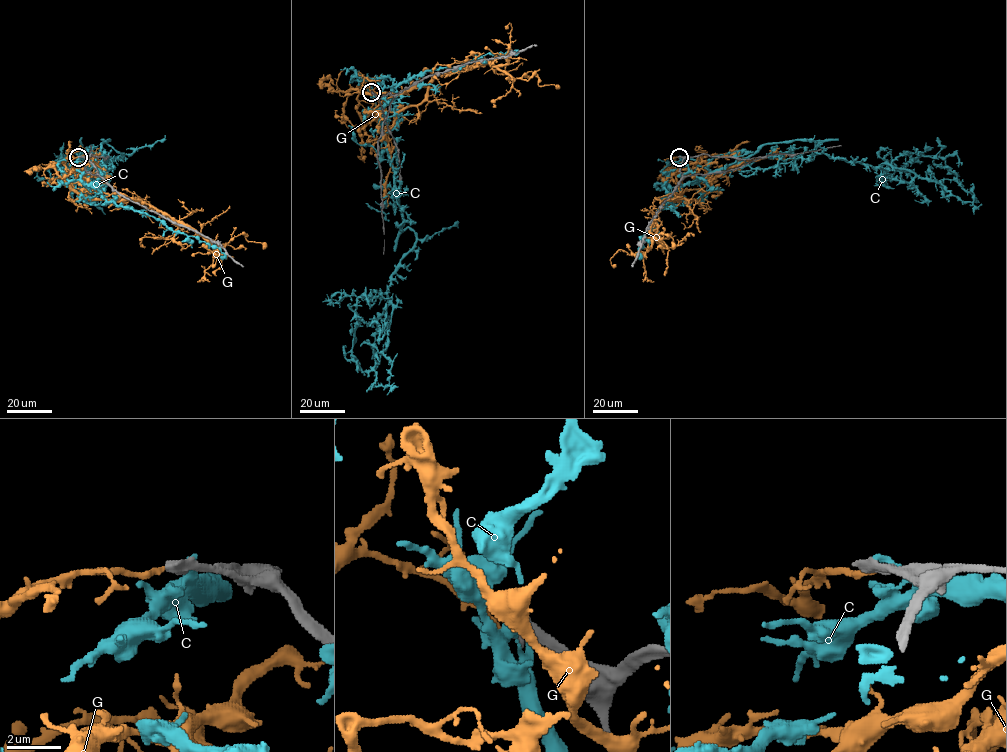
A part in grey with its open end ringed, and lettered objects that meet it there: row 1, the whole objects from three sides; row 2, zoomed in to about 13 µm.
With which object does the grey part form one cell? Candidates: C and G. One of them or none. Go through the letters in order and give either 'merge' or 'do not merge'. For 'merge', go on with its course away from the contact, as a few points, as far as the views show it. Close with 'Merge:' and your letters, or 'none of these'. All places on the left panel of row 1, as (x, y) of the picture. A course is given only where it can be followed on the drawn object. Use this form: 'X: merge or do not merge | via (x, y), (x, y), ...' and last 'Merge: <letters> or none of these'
C: do not merge
G: do not merge
Merge: none of these

